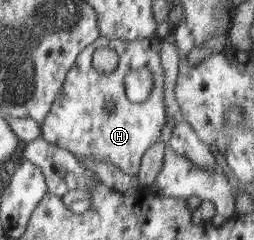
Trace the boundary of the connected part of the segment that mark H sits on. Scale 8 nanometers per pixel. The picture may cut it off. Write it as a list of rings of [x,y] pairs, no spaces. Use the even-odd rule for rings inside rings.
[[[158,35],[133,41],[120,39],[104,41],[104,38],[99,37],[96,42],[81,51],[76,65],[65,78],[65,83],[53,103],[52,111],[42,124],[42,138],[70,151],[79,164],[90,157],[119,167],[124,174],[137,176],[143,155],[154,143],[160,141],[160,131],[166,123],[165,71],[160,55],[164,39]],[[98,47],[110,47],[120,55],[118,67],[112,73],[98,73],[92,67],[92,55]],[[144,67],[150,68],[154,73],[156,84],[144,102],[140,104],[130,102],[124,90],[124,77]],[[106,101],[114,104],[114,111],[104,109]]]

